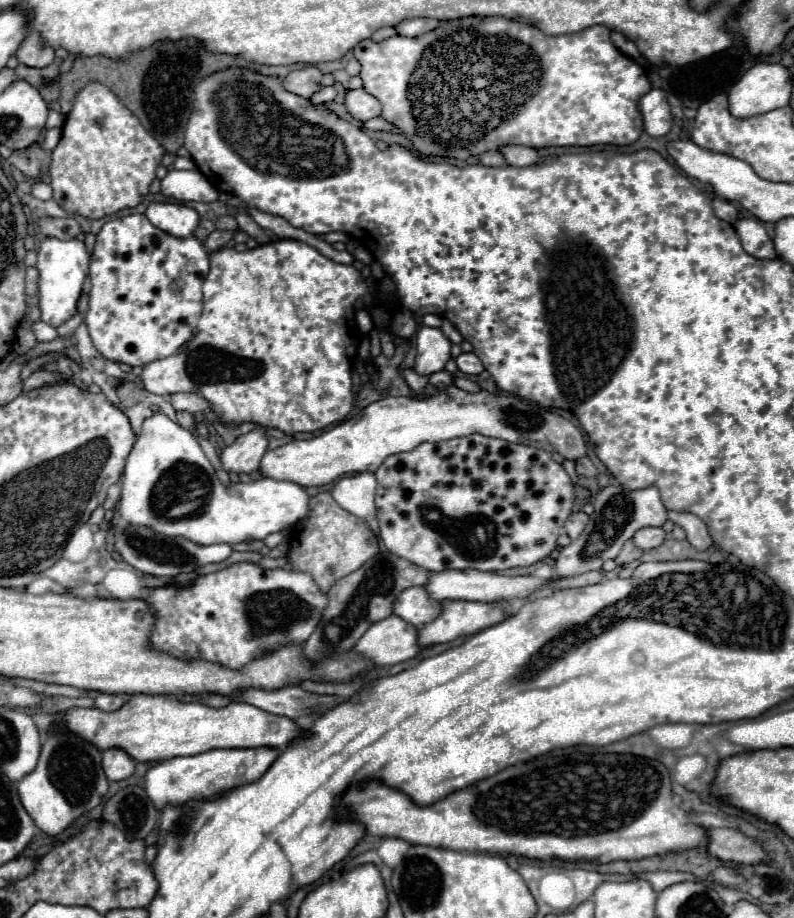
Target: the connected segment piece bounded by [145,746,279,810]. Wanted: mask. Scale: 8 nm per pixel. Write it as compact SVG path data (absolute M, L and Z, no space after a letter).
M225 748L195 756L179 756L153 766L145 776L145 792L161 810L165 804L183 804L191 798L213 798L215 794L259 780L279 756L277 748Z

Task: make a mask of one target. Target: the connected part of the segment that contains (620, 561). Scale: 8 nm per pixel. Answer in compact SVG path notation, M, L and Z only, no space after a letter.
M627 542L627 546L623 546L623 550L621 550L619 556L615 558L615 562L617 562L617 566L625 566L625 564L629 564L629 562L639 560L641 554L643 554L643 550L639 550L633 542Z

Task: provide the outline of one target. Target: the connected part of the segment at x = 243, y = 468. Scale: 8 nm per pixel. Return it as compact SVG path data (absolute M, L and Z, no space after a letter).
M253 430L239 436L221 452L221 466L225 472L251 474L259 468L259 460L267 450L267 436L263 430Z

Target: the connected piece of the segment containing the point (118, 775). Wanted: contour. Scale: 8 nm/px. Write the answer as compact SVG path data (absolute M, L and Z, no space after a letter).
M111 748L111 750L103 750L103 772L107 774L109 782L117 782L117 780L125 780L133 774L135 770L135 762L119 748Z

